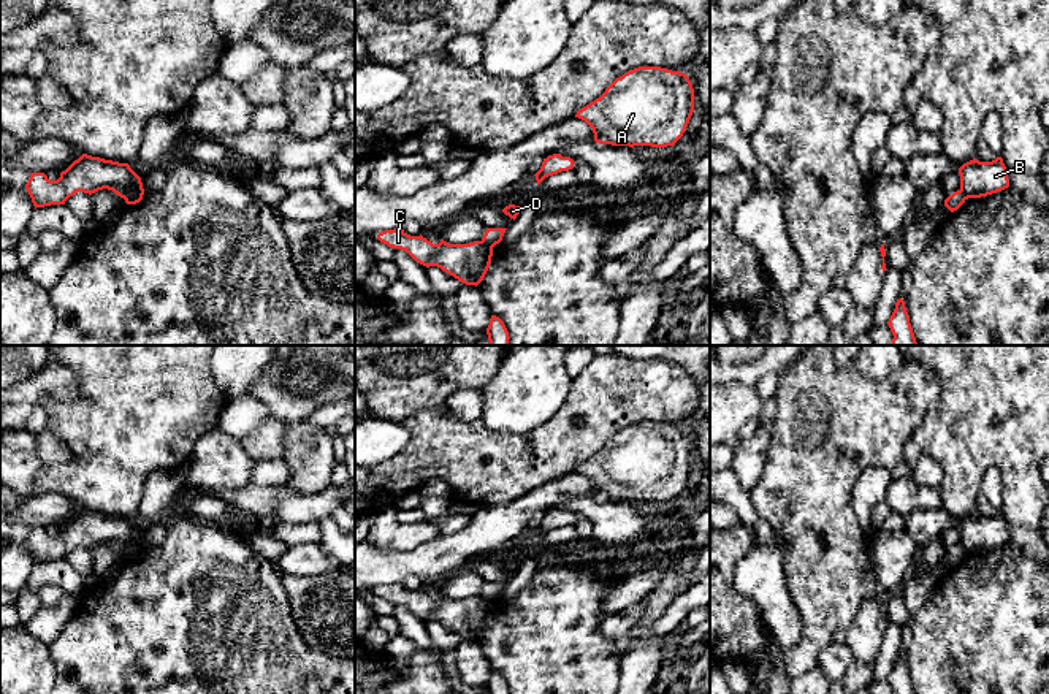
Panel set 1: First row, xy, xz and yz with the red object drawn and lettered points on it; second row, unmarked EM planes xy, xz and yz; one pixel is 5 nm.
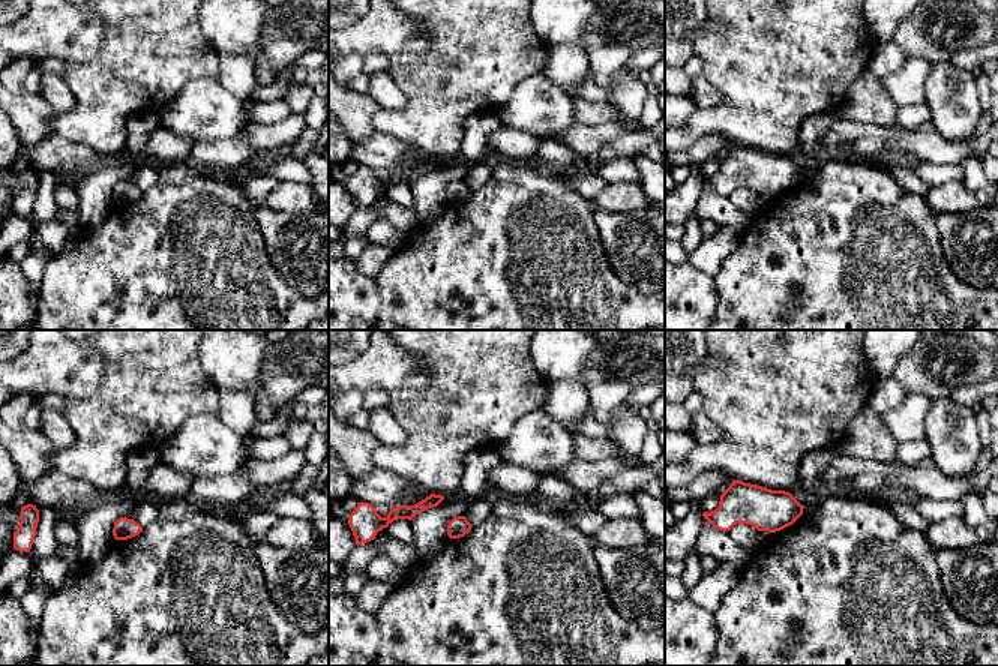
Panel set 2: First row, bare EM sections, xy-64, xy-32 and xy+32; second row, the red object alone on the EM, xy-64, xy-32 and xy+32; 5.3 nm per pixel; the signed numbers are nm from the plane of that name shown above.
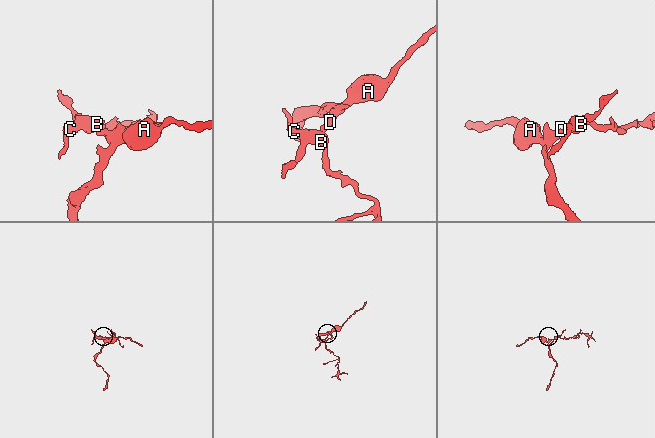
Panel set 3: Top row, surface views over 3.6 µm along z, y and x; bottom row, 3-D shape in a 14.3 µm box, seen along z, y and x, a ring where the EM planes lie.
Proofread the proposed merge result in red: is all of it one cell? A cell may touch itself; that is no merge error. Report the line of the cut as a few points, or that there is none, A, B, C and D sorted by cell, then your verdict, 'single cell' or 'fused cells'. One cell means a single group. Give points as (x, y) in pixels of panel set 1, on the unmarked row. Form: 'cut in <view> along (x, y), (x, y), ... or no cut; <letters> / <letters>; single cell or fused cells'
cut in xy along (141, 541), (124, 553); A D / B C; fused cells

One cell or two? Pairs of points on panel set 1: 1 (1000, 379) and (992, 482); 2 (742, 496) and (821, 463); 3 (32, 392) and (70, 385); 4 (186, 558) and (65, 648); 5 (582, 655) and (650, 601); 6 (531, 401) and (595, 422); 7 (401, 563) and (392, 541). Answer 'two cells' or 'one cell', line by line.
1: two cells
2: two cells
3: one cell
4: one cell
5: two cells
6: two cells
7: two cells

